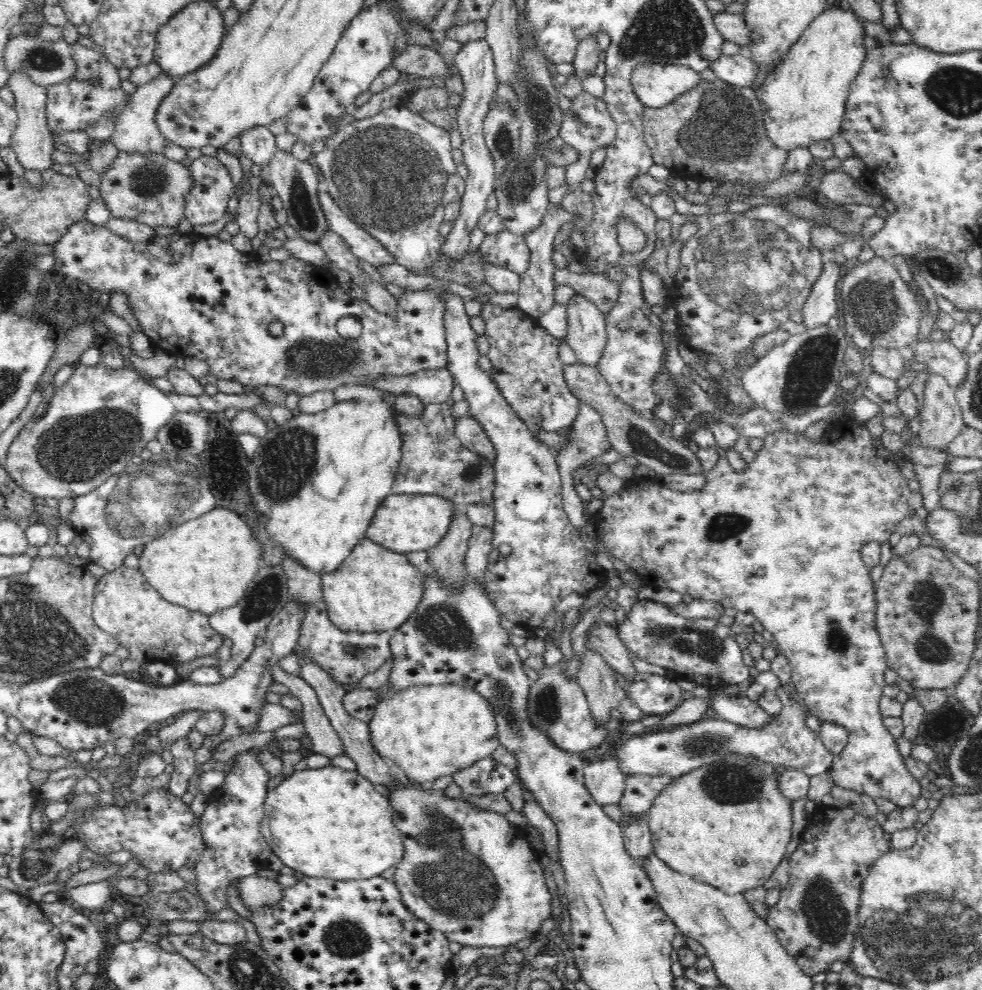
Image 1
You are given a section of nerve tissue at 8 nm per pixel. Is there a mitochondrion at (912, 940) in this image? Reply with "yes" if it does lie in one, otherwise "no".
yes

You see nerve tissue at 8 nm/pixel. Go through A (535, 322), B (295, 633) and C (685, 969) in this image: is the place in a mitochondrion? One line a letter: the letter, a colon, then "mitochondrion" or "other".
A: other
B: other
C: other

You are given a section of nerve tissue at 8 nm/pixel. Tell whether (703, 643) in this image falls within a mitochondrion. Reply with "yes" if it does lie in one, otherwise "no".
yes

